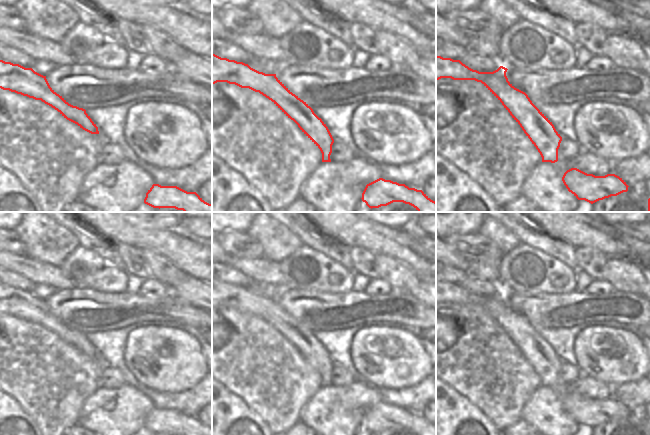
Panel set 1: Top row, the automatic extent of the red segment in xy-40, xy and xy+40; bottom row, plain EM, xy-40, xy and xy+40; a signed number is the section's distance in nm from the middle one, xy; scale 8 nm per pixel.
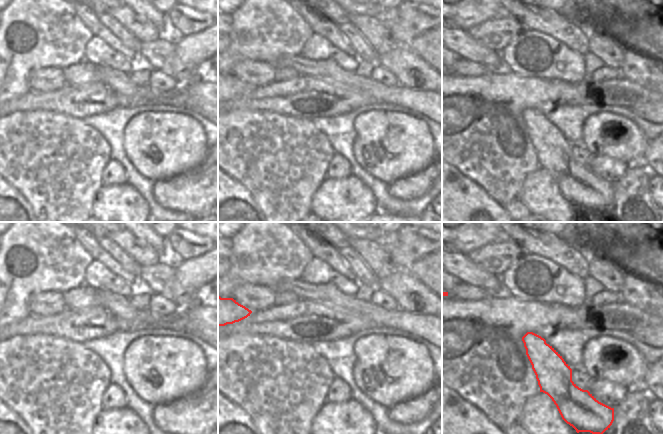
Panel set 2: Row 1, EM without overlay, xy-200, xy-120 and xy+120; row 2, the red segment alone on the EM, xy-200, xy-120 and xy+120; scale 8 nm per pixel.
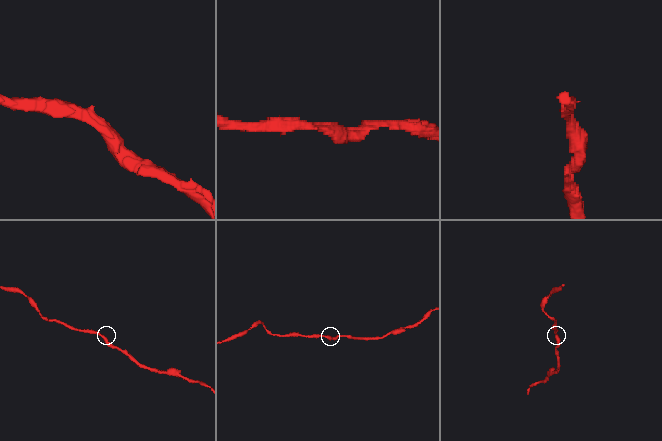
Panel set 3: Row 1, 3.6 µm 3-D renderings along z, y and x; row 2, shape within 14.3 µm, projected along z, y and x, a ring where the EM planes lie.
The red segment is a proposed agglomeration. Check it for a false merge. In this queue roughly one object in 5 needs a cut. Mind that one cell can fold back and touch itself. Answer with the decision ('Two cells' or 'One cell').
One cell

